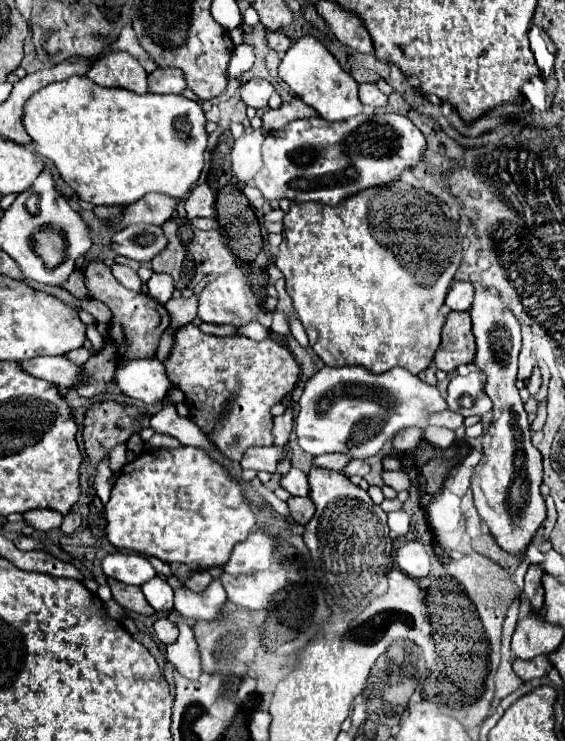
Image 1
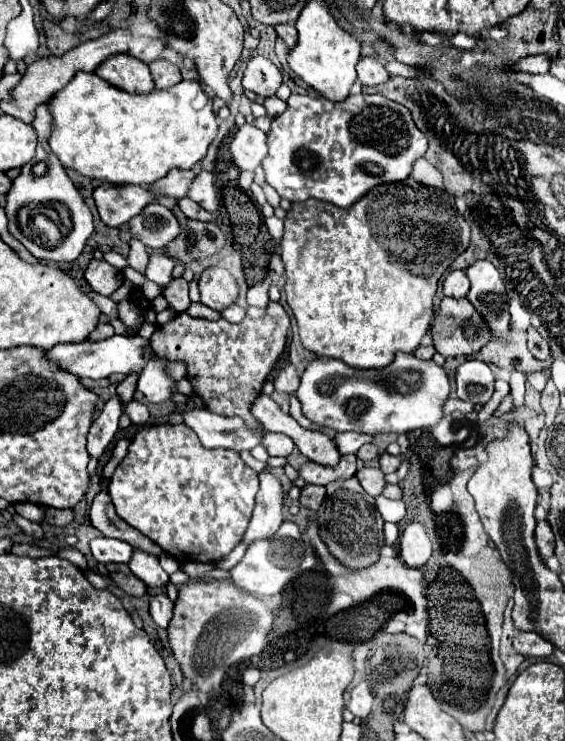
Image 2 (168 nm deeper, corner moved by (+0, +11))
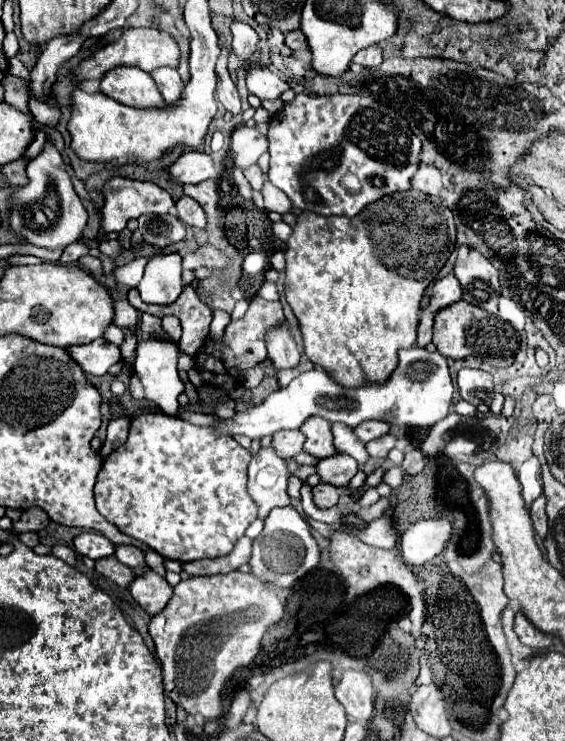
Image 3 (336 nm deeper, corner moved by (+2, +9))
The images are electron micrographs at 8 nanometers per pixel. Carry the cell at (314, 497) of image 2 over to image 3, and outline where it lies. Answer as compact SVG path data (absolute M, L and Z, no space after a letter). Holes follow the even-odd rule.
M318 483L314 489L312 489L312 495L314 495L314 503L318 509L326 509L326 507L334 507L338 503L338 497L340 497L340 491L336 487L330 487L328 483Z

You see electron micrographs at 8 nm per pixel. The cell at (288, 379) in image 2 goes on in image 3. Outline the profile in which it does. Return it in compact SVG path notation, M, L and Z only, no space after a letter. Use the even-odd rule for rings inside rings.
M286 323L266 335L266 345L268 345L268 359L272 361L278 373L286 369L294 369L298 365L300 351L294 339L290 337Z

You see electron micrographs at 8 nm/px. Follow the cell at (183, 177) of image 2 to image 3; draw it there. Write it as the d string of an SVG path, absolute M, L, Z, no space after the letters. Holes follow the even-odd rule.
M186 151L168 167L172 183L196 185L216 175L212 157L202 151Z

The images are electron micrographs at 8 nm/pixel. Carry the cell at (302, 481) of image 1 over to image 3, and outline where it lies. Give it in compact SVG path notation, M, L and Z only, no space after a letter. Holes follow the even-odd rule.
M336 453L332 457L320 459L316 465L316 473L322 483L330 483L330 485L342 489L358 473L358 463L356 463L356 459L350 459L350 455Z

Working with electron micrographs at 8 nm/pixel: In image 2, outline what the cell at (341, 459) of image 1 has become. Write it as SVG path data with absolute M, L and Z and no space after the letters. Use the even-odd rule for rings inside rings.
M338 433L336 435L336 445L338 445L338 451L342 455L346 453L358 453L358 449L366 443L370 443L374 437L372 435L366 435L366 433Z

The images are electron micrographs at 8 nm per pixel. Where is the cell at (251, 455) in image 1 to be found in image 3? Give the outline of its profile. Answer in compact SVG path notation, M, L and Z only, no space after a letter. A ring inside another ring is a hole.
M278 431L272 435L272 447L282 459L292 459L302 451L304 435L300 431Z

